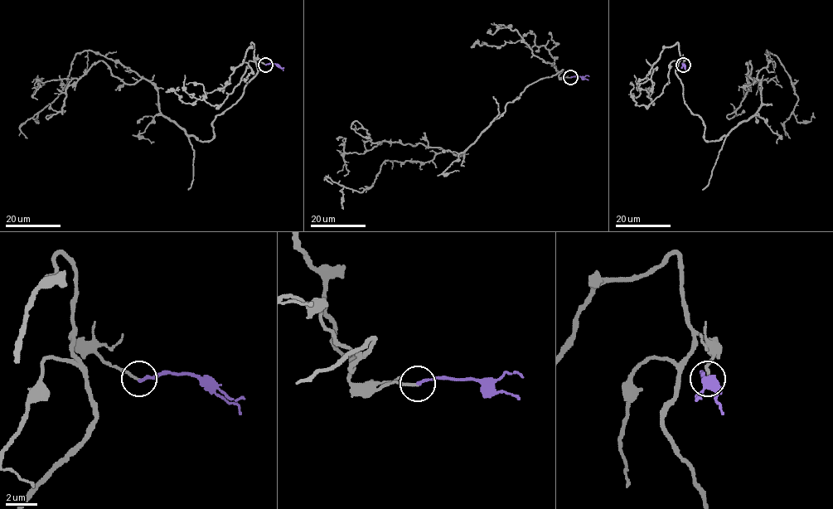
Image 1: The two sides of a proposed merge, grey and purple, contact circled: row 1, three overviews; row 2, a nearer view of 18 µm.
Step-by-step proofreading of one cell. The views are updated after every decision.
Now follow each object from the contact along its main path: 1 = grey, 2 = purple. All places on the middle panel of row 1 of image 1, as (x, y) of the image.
1: (571, 77), (559, 77), (562, 70), (530, 84), (463, 155), (386, 160), (361, 192), (326, 177), (331, 184)
2: (571, 77), (581, 76), (588, 80)

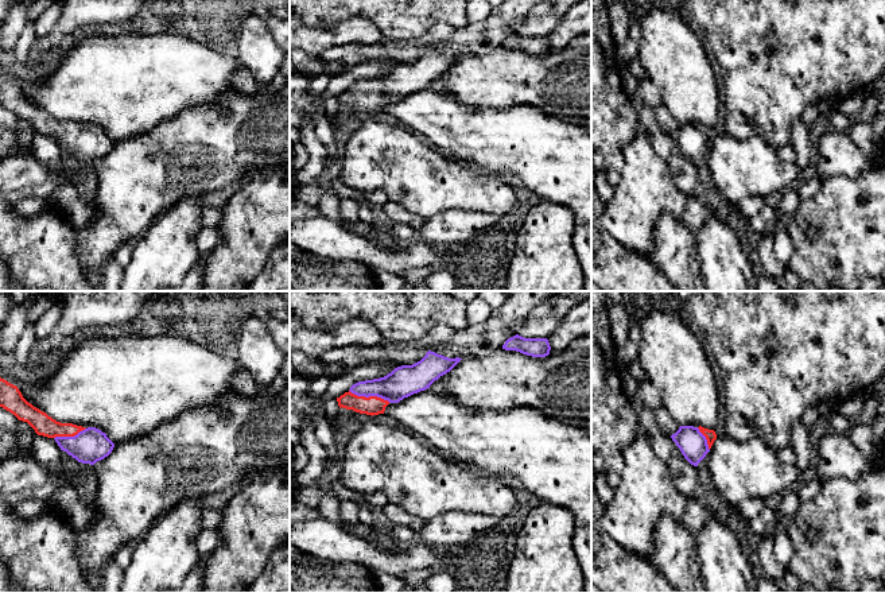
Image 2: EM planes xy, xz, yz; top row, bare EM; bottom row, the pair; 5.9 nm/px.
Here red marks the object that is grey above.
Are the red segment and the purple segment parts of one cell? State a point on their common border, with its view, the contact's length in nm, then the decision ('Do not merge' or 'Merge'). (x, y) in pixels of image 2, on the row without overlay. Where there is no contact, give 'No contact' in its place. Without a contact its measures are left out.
Touches red at xz (369, 95). Shared border 260 nm. Merge

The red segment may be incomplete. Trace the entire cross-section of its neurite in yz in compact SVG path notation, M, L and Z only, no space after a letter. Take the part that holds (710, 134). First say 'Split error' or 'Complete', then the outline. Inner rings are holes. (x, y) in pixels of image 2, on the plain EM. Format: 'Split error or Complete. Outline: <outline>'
Split error. Outline: M680 124L679 128L671 133L672 139L680 147L684 156L694 164L706 155L710 150L717 132L714 128L702 124Z

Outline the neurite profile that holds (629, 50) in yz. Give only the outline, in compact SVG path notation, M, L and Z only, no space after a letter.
M630 22L628 40L616 46L616 57L620 66L628 66L633 59L638 58L640 44L640 23Z

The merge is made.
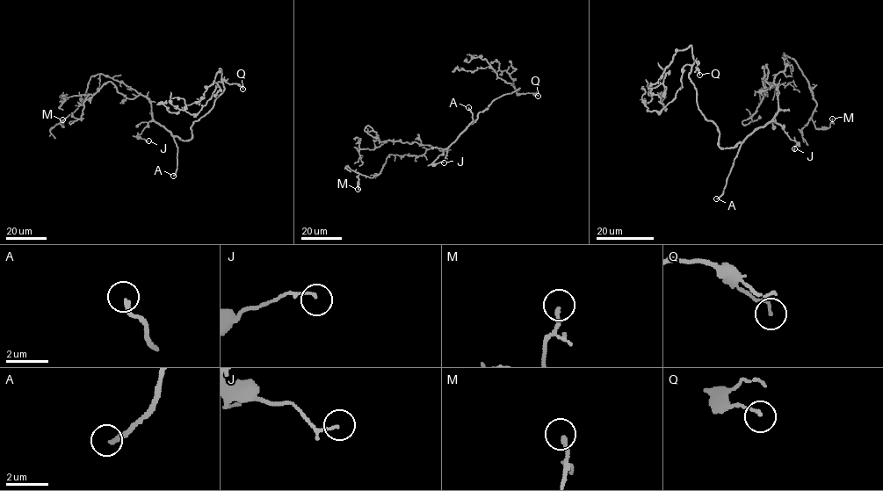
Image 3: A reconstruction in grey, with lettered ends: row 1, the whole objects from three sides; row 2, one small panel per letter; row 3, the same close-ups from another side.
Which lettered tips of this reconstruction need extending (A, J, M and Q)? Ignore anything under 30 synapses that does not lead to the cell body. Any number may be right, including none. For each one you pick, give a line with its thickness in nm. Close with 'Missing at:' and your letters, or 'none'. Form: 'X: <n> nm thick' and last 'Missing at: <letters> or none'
A: 190 nm thick
Missing at: A

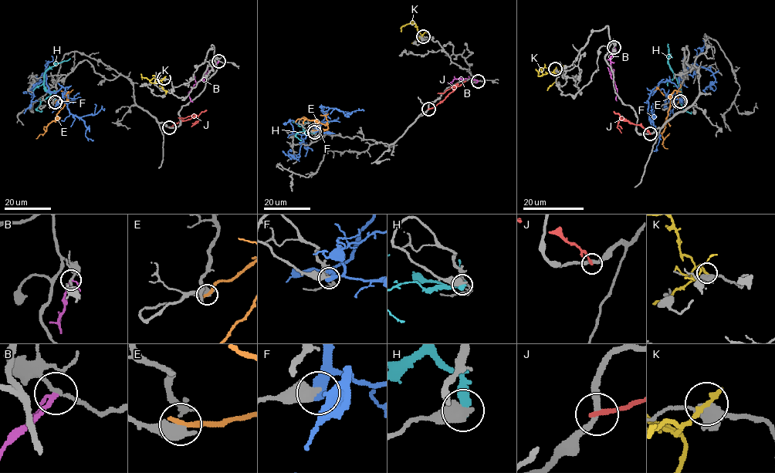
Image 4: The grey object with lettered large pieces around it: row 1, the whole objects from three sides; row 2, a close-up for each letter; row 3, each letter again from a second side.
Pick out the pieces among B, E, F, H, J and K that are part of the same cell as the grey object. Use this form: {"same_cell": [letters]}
{"same_cell": []}

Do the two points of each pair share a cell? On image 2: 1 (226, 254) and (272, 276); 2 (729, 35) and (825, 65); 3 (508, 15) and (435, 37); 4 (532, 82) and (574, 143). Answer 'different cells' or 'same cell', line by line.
1: different cells
2: same cell
3: same cell
4: different cells

